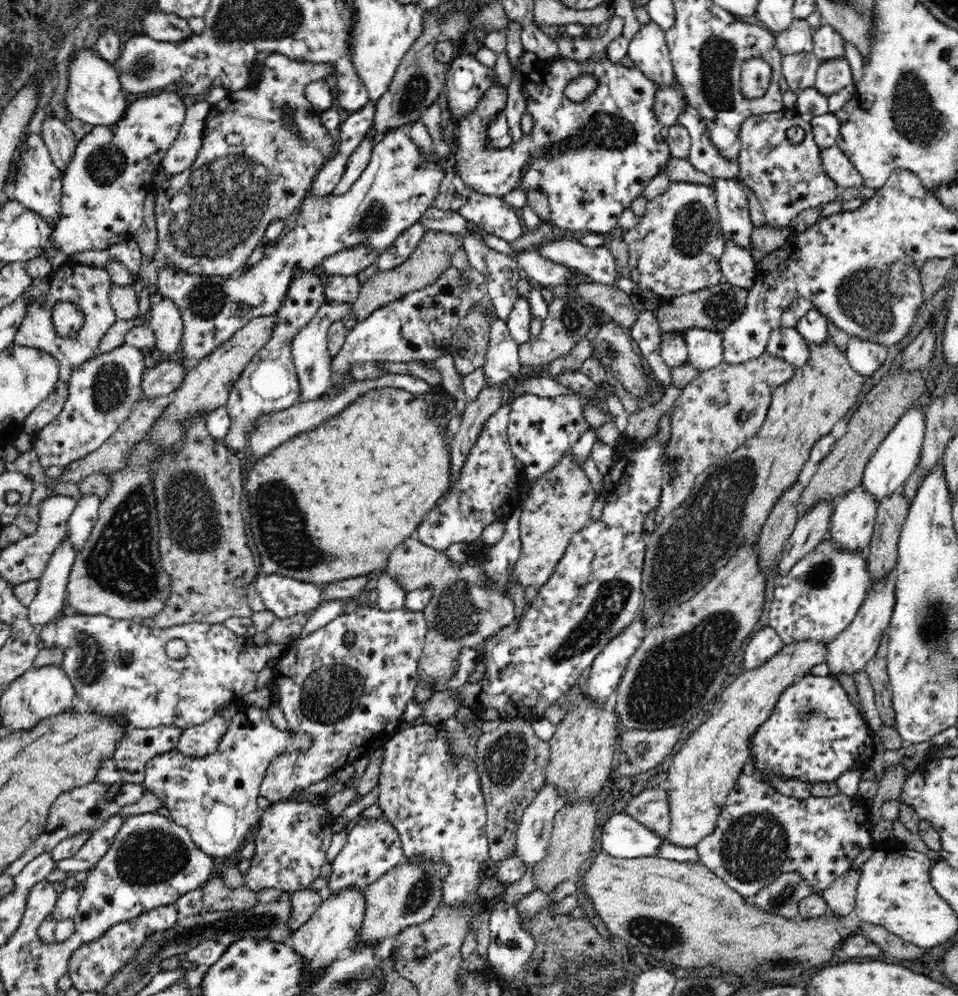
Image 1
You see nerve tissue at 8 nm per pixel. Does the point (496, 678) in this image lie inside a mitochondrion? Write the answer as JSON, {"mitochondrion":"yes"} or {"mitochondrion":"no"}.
{"mitochondrion":"no"}

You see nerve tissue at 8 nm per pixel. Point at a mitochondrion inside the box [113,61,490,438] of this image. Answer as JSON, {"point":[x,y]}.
{"point":[221,205]}

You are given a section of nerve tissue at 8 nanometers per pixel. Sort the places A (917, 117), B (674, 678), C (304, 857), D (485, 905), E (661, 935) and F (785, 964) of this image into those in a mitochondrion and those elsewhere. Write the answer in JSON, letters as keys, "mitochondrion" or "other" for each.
{"A":"mitochondrion","B":"mitochondrion","C":"other","D":"other","E":"mitochondrion","F":"mitochondrion"}

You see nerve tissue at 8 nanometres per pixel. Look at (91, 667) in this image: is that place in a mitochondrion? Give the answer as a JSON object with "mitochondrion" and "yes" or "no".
{"mitochondrion":"yes"}

